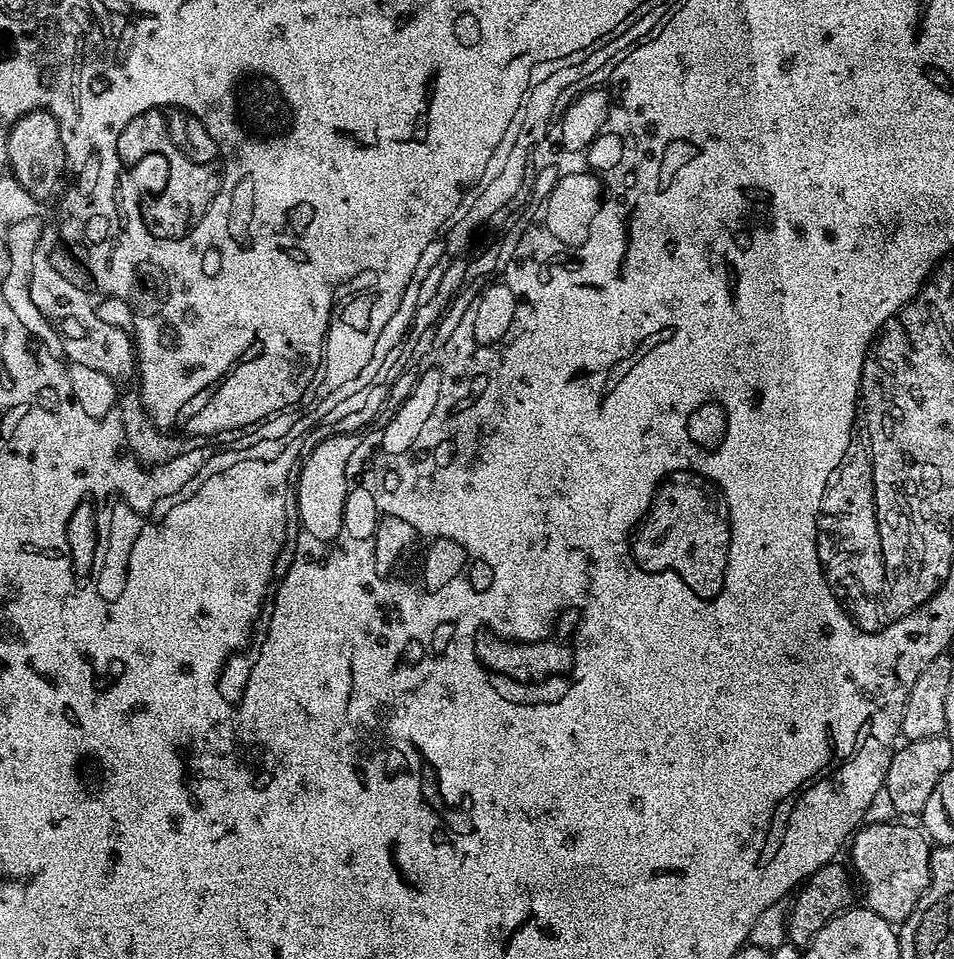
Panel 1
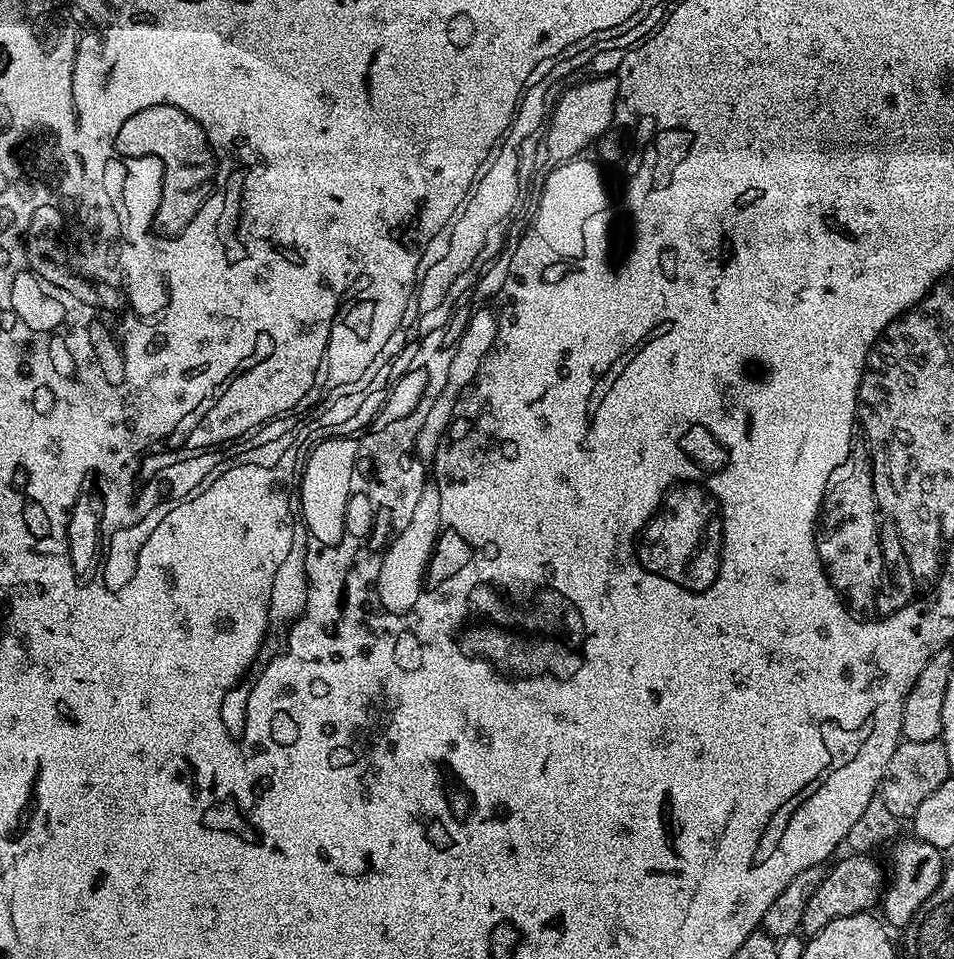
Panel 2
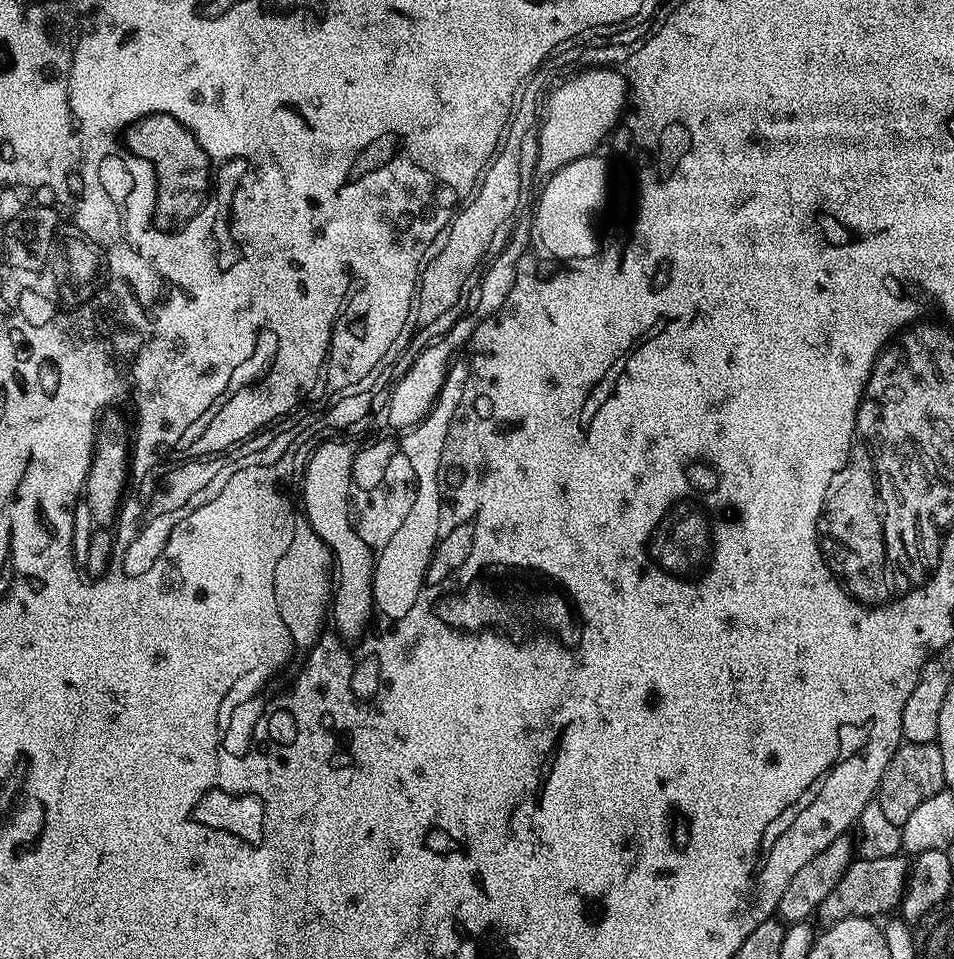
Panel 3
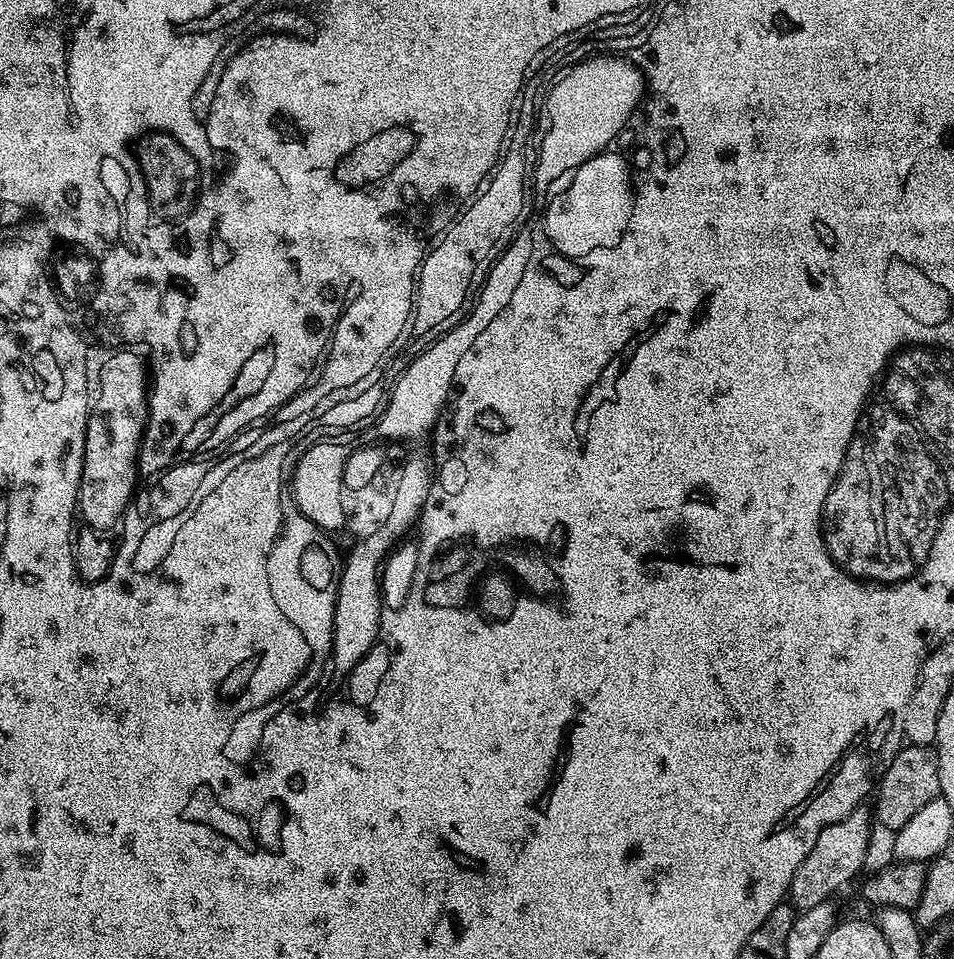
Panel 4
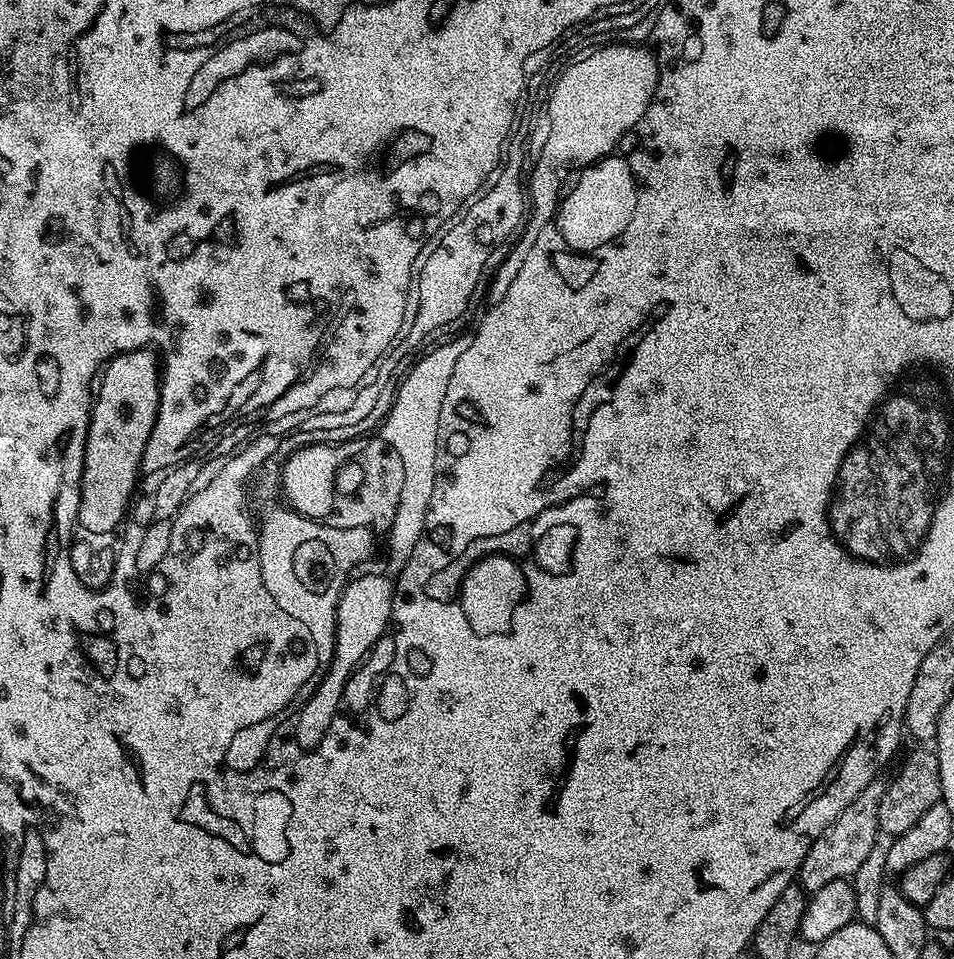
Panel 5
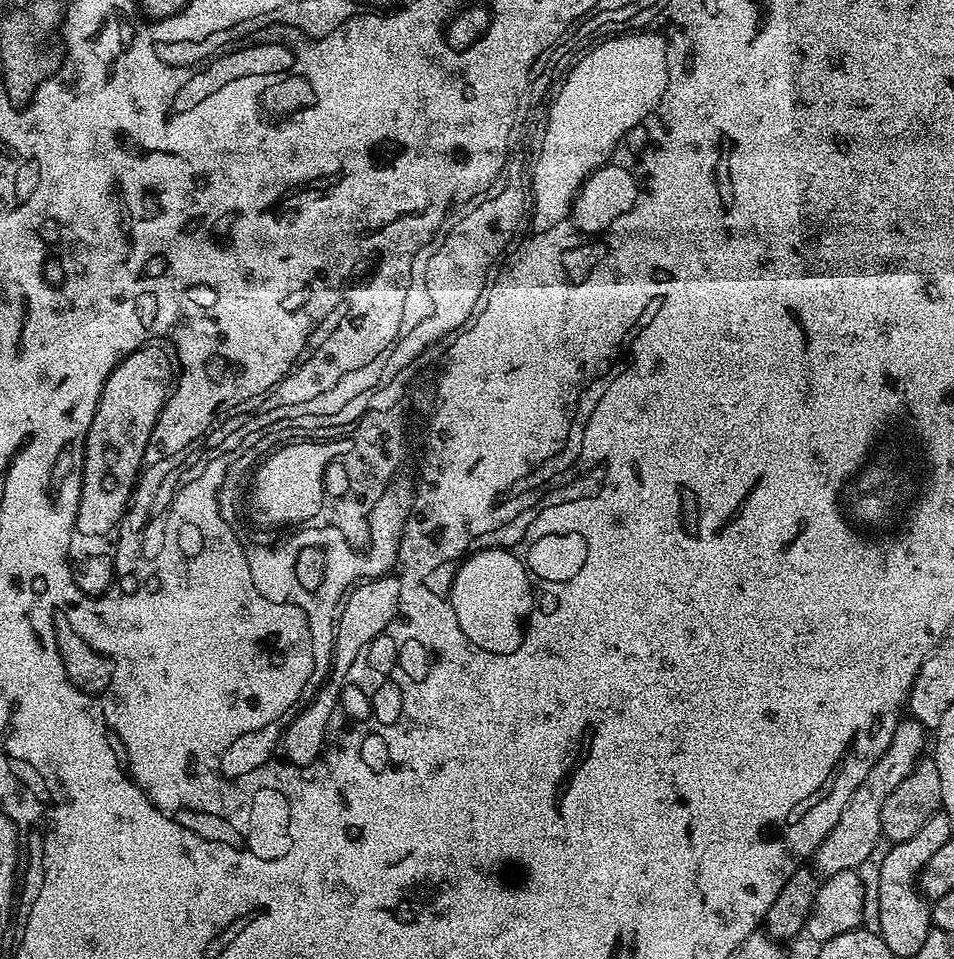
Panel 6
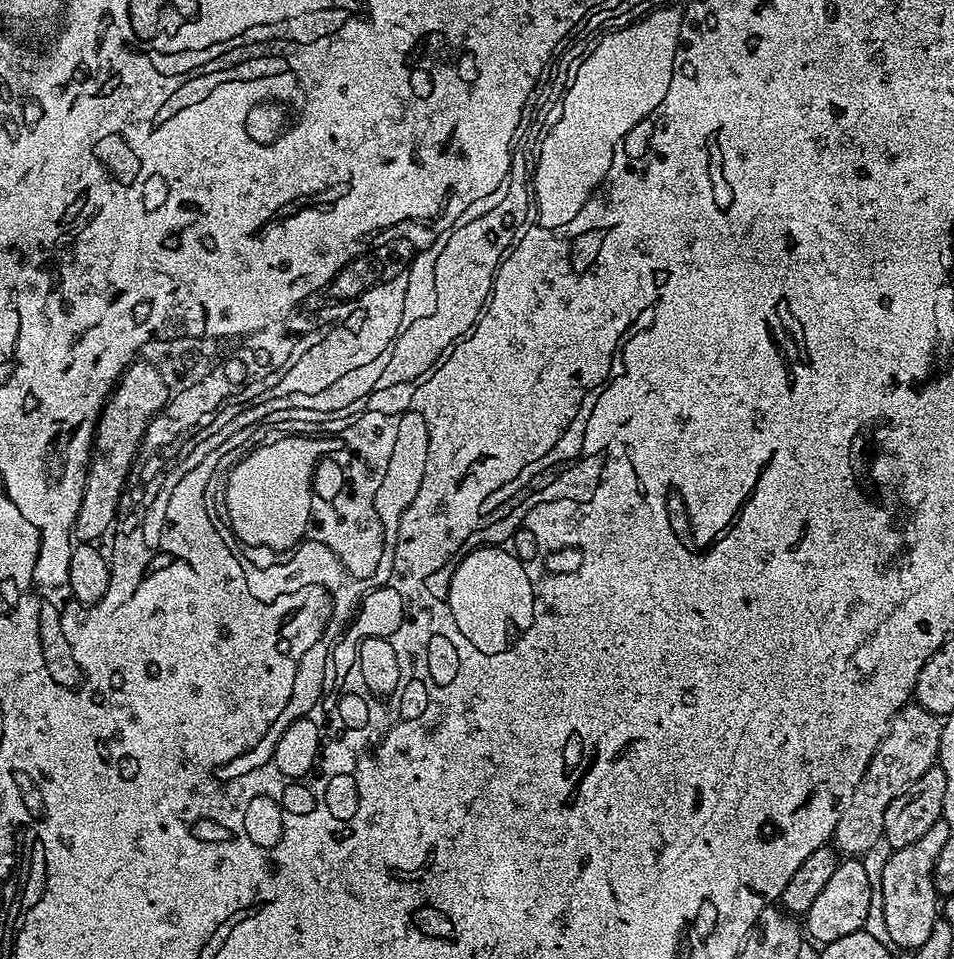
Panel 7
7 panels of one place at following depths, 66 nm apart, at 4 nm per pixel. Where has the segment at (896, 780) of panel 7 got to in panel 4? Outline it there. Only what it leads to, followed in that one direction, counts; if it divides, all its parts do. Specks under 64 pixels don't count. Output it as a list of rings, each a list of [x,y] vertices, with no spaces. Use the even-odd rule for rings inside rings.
[[[861,806],[853,810],[845,820],[826,826],[822,834],[818,834],[818,842],[814,842],[814,850],[806,854],[802,866],[794,870],[794,878],[788,887],[787,899],[793,908],[800,912],[810,910],[810,906],[818,906],[818,902],[835,897],[835,892],[843,884],[848,884],[859,873],[863,873],[866,862],[866,848],[870,843],[871,828],[874,816],[867,807]]]

